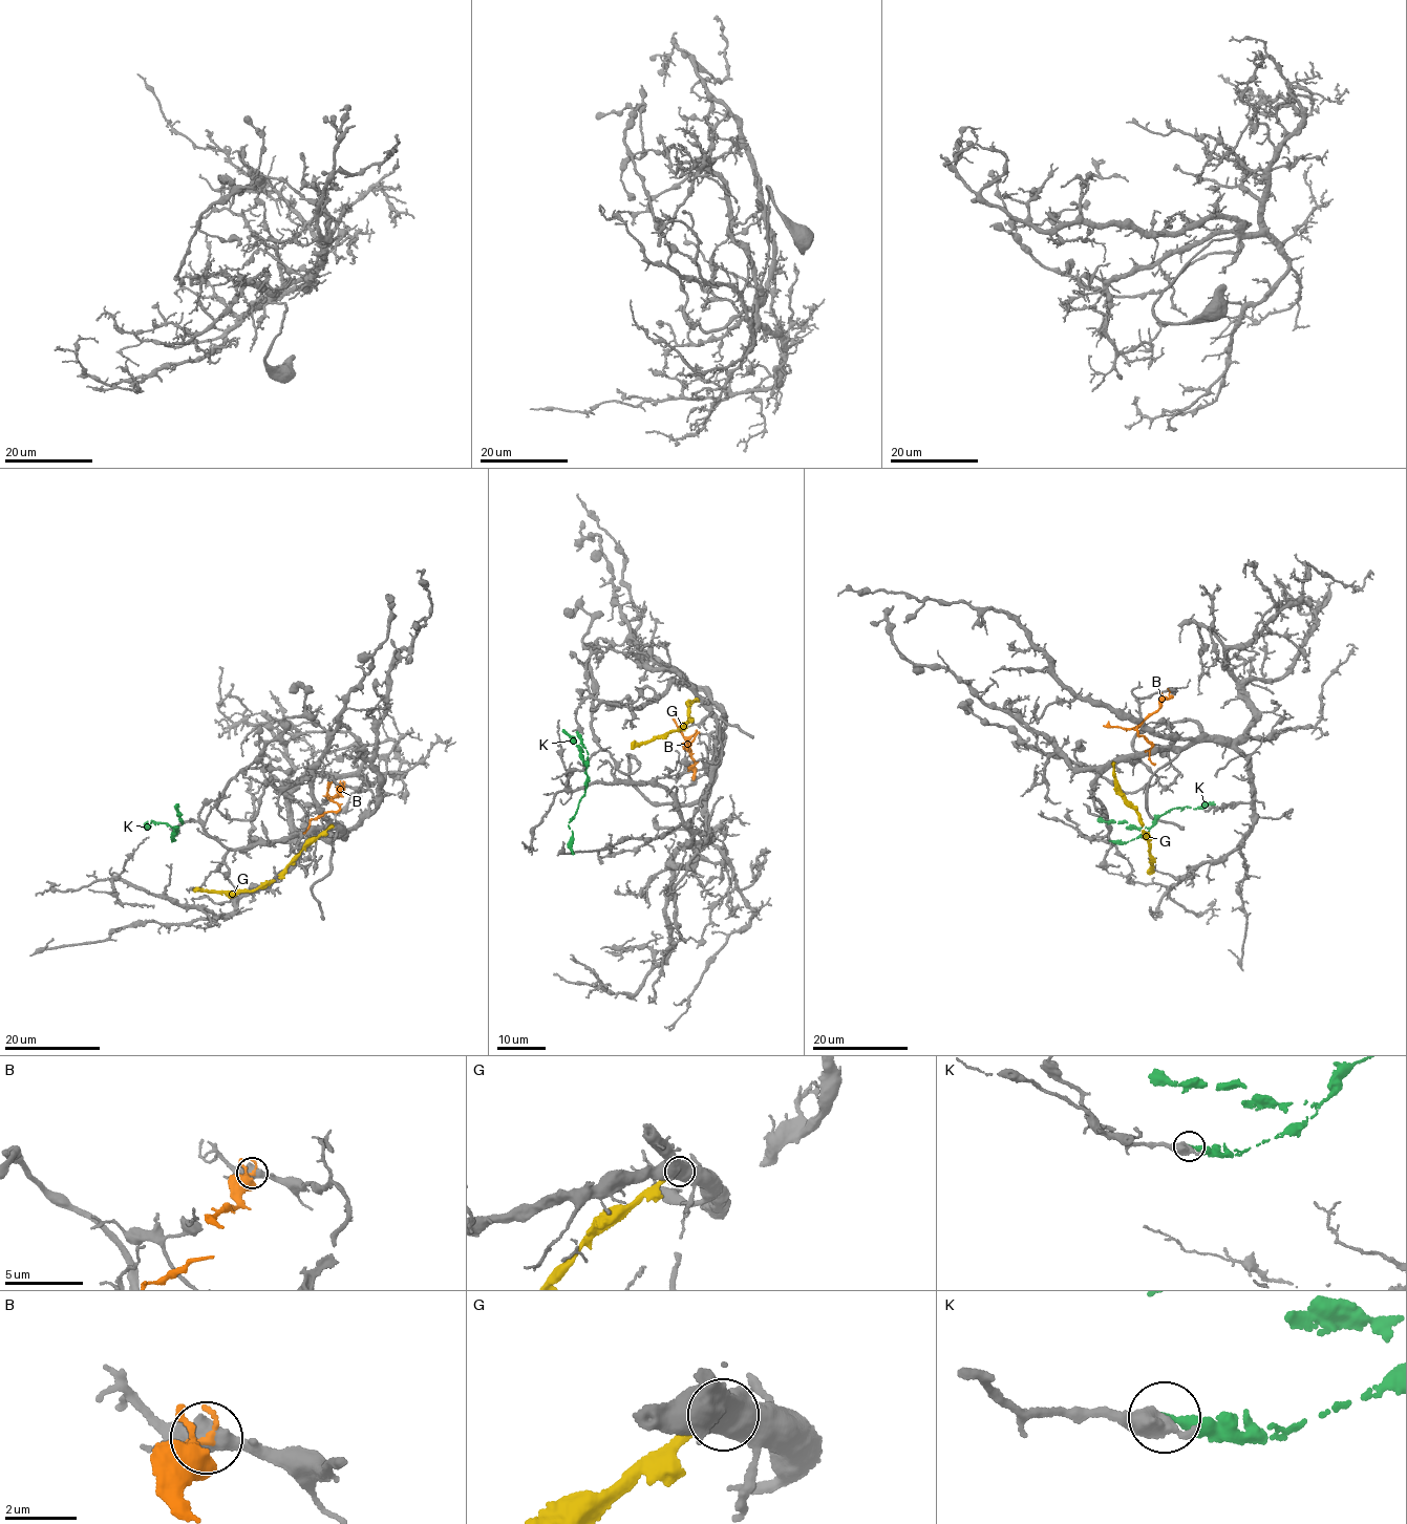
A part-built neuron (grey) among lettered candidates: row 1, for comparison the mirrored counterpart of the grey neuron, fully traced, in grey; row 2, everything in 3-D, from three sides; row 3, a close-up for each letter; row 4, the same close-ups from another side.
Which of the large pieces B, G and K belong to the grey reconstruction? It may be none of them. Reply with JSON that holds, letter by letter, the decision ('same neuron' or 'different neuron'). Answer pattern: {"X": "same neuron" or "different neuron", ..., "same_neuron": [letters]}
{"B": "different neuron", "G": "different neuron", "K": "different neuron", "same_neuron": []}

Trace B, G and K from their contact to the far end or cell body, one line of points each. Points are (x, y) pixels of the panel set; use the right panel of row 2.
B: (1169, 691), (1170, 696), (1162, 702), (1162, 707), (1136, 731), (1150, 743), (1149, 757), (1155, 765)
G: (1113, 763), (1121, 791), (1133, 803), (1144, 830), (1152, 871)
K: (1109, 841), (1124, 842), (1142, 836), (1160, 816), (1173, 809), (1202, 809), (1215, 803)

